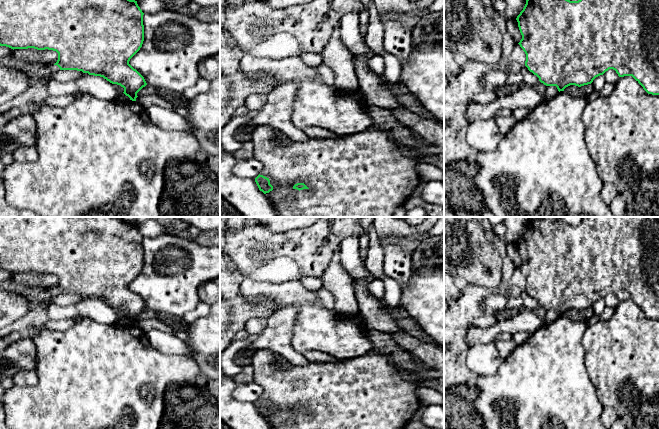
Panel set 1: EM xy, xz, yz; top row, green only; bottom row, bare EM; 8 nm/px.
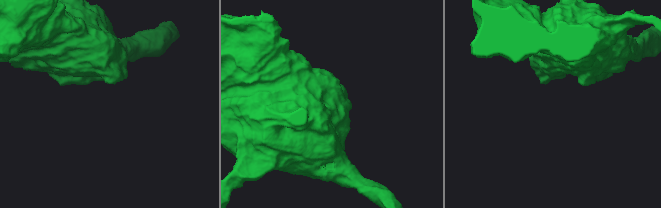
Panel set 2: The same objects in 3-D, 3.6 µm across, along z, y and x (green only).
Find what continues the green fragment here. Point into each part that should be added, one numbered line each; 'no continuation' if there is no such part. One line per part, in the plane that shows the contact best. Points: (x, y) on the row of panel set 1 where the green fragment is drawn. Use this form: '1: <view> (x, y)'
no continuation

